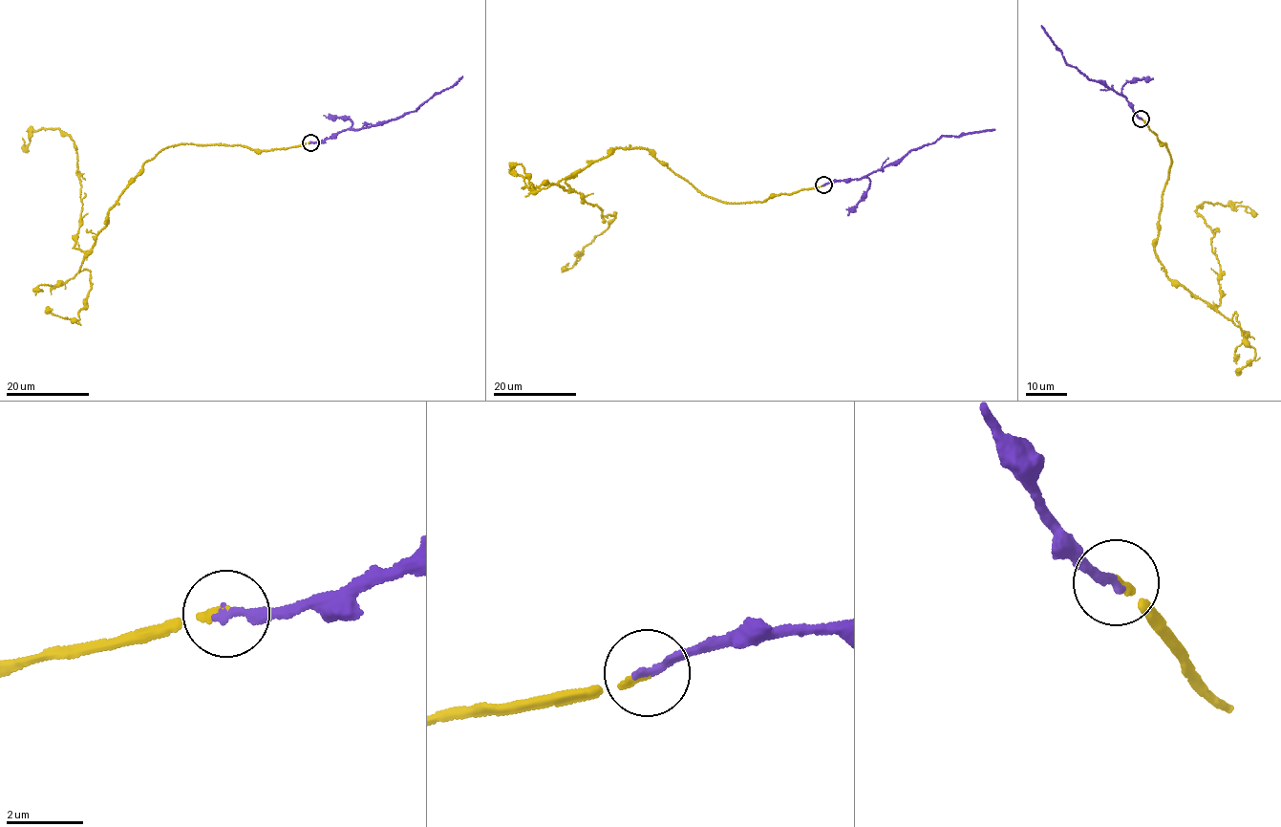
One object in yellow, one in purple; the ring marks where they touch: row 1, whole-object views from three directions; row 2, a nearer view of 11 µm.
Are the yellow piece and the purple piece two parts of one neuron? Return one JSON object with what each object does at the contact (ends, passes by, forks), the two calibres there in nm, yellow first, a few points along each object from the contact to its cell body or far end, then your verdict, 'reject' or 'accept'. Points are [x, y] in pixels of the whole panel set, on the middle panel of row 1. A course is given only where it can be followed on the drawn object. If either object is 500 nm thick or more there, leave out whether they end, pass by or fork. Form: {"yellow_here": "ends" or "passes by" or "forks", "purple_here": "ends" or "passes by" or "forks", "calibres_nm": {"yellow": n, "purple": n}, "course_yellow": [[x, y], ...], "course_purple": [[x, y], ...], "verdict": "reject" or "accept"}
{"yellow_here": "ends", "purple_here": "ends", "calibres_nm": {"yellow": 150, "purple": 220}, "course_yellow": [[823, 185], [726, 203], [647, 149], [614, 149], [565, 183], [603, 217], [616, 213], [567, 266]], "course_purple": [[823, 185], [866, 177], [900, 163], [908, 152], [947, 135], [994, 129]], "verdict": "accept"}

